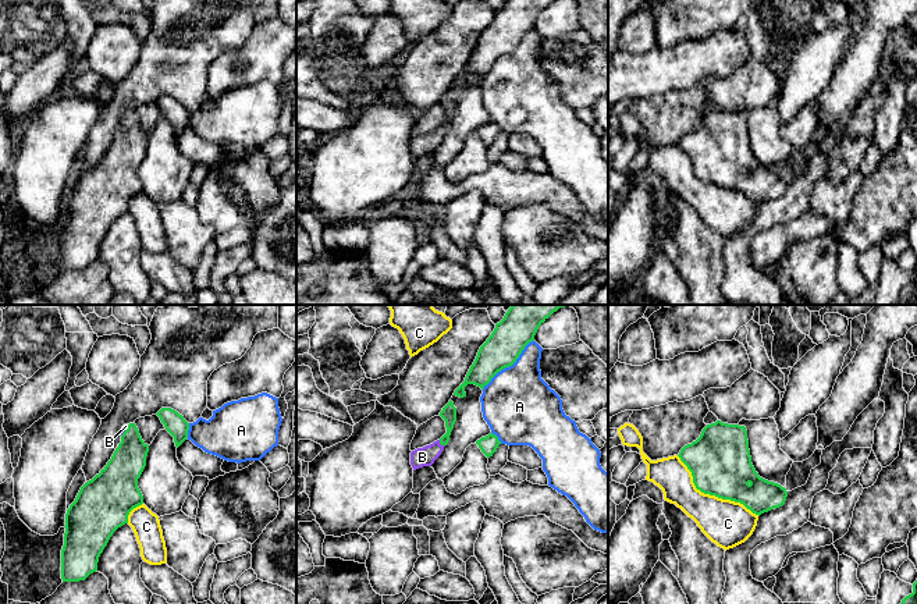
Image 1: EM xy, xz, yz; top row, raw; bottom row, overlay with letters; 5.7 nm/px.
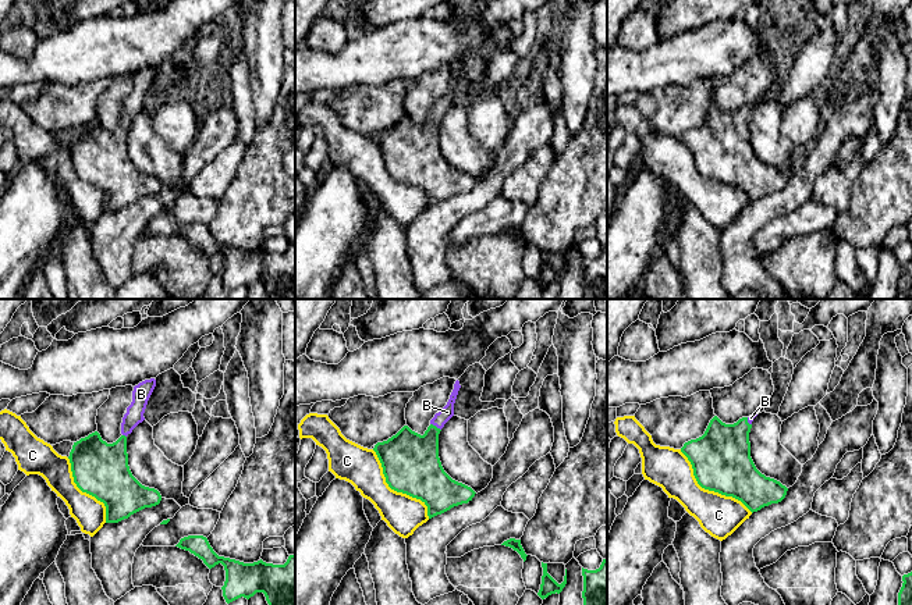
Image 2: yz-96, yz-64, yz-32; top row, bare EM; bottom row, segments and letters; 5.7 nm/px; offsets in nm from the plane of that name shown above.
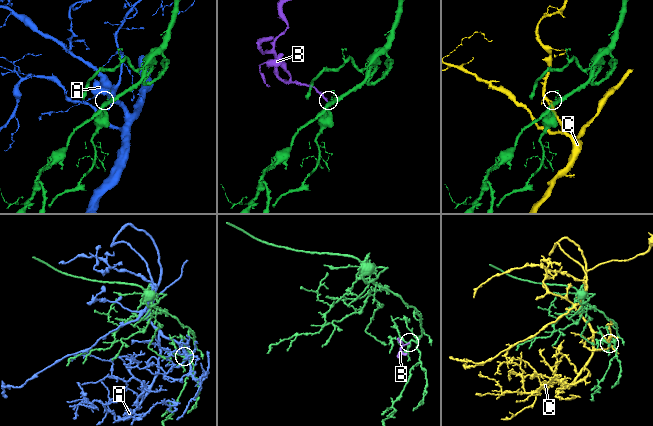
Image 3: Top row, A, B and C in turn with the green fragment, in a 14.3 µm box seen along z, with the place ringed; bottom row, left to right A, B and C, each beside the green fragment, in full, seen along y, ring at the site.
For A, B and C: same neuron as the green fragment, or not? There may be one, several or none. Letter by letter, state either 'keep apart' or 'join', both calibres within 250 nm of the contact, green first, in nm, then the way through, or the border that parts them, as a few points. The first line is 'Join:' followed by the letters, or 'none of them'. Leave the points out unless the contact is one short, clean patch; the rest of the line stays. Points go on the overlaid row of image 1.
Join: B
A: keep apart; calibres 200 and 420 nm
B: join; calibres 90 and 110 nm; way xz (448, 414), (448, 433), (441, 444), (422, 457)
C: keep apart; calibres 360 and 260 nm

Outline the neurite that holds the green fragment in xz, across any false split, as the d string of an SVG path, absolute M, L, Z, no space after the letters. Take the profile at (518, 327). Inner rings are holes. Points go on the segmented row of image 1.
M512 305L504 319L480 347L465 381L454 395L466 397L465 387L475 384L481 390L505 367L512 366L525 347L534 341L539 327L559 308L569 305Z

